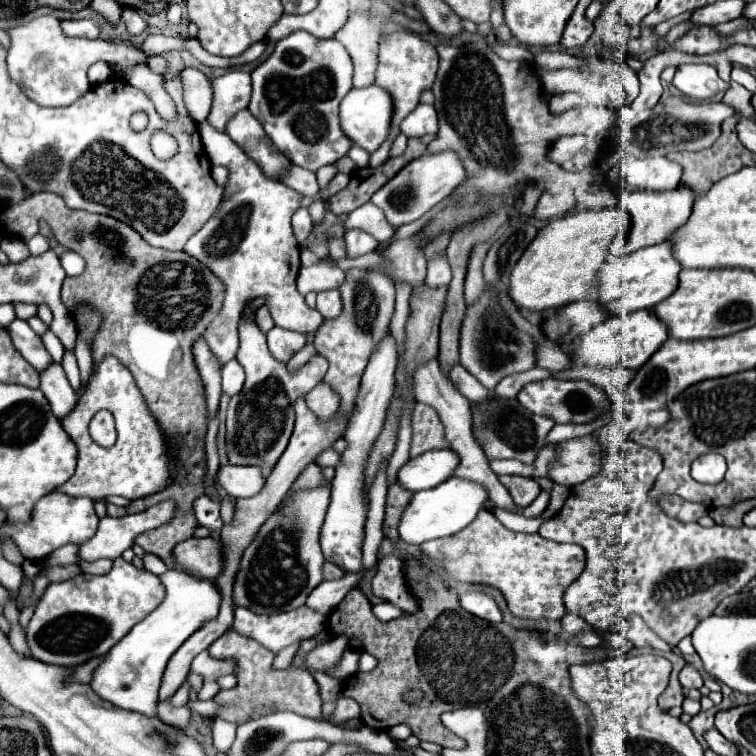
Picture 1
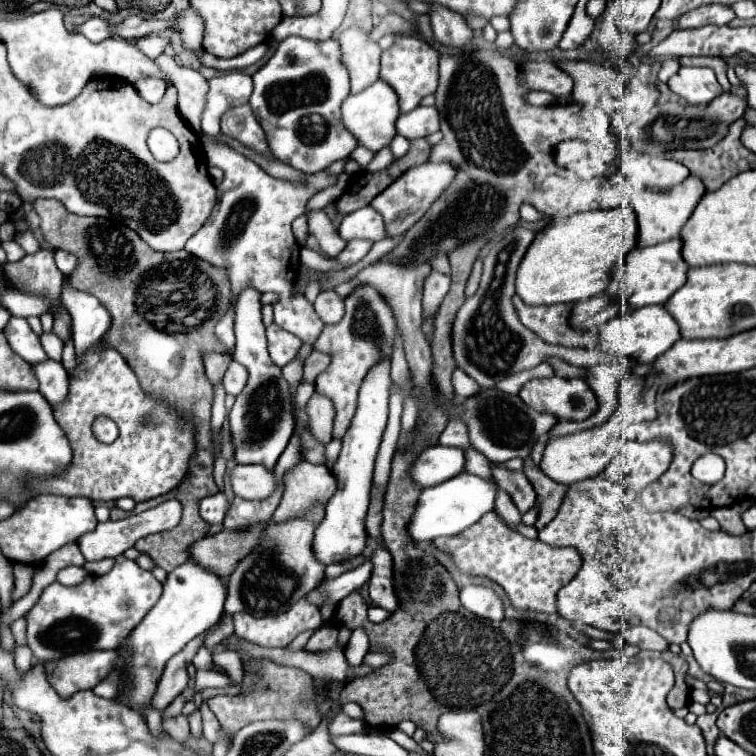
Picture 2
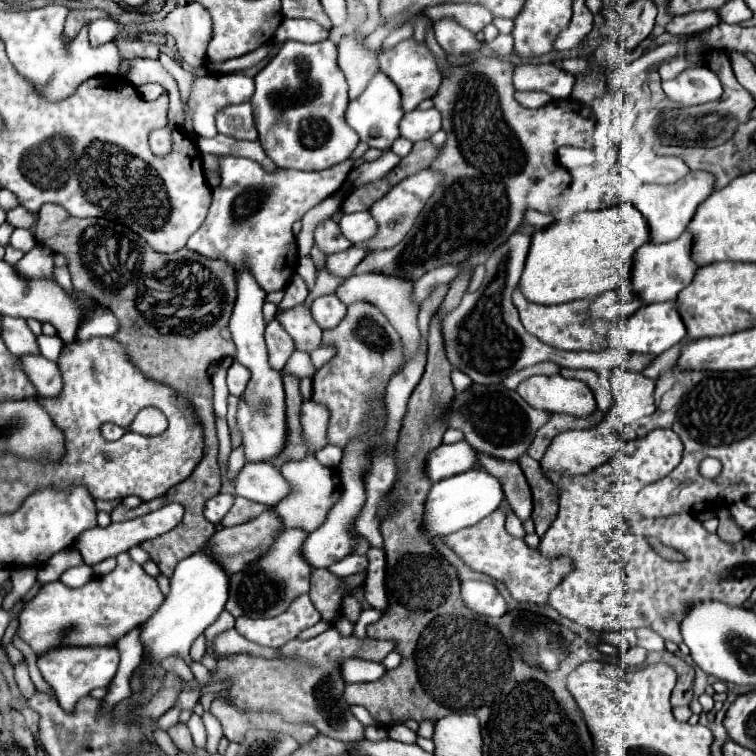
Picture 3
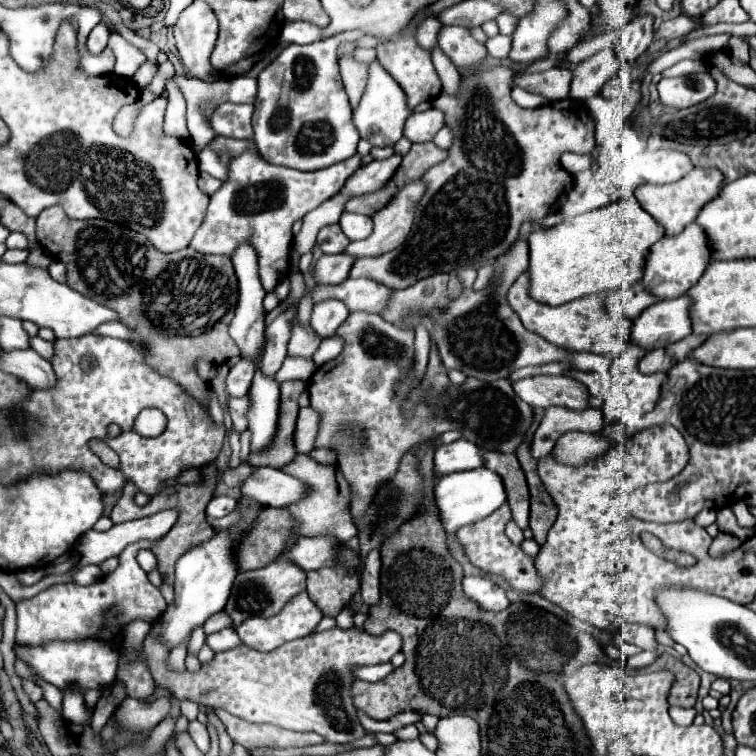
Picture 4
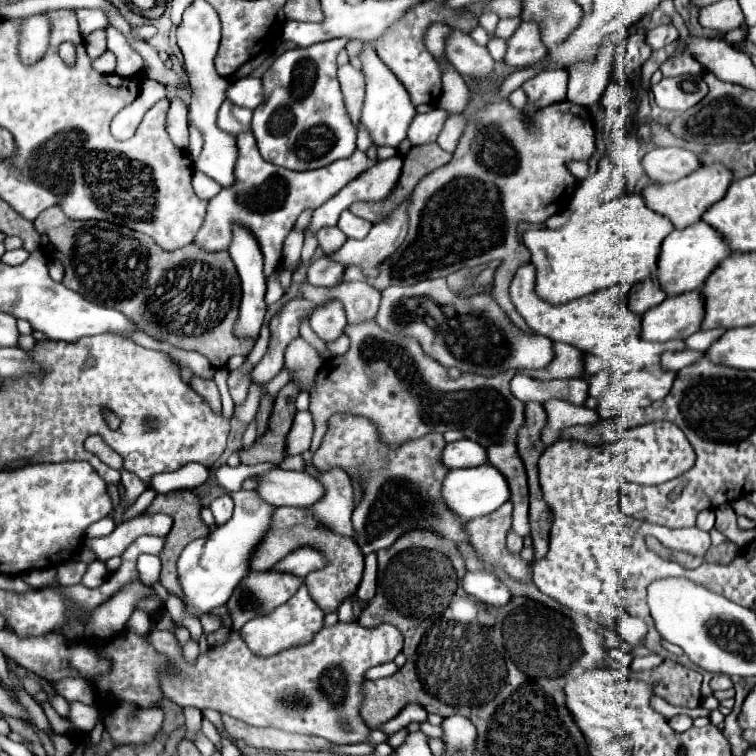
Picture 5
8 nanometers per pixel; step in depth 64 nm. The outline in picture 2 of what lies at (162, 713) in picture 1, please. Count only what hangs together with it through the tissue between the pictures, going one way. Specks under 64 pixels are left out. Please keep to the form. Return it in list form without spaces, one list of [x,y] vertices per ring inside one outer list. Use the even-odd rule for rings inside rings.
[[[176,716],[176,718],[172,718],[172,720],[164,720],[162,722],[162,726],[164,726],[164,732],[166,734],[170,734],[170,736],[174,736],[178,742],[186,742],[188,738],[190,738],[190,728],[188,728],[188,718],[186,716]]]

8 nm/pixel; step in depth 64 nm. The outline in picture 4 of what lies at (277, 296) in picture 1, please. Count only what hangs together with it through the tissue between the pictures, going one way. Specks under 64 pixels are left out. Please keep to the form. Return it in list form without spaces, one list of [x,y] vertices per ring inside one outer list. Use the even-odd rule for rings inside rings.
[[[254,148],[244,150],[230,164],[230,178],[222,188],[210,198],[208,214],[194,234],[190,246],[202,254],[226,254],[232,256],[240,240],[254,244],[260,264],[260,280],[266,290],[276,288],[280,278],[288,274],[290,266],[290,242],[292,242],[292,224],[302,218],[306,212],[320,206],[324,200],[340,192],[344,182],[362,166],[362,156],[354,154],[348,160],[342,160],[334,166],[300,172],[276,164],[268,164],[260,158]],[[296,320],[292,328],[292,338],[288,344],[288,356],[300,356],[300,358],[312,358],[312,354],[318,350],[320,338],[314,332],[308,332],[300,328],[300,322]]]

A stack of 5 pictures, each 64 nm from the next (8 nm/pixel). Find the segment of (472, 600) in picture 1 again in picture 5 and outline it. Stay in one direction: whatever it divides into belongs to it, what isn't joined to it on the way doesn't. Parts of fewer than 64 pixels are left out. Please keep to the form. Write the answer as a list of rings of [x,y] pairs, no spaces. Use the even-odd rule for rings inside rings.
[[[486,570],[466,572],[462,584],[470,596],[478,598],[480,602],[488,606],[502,606],[512,598],[506,584],[496,574],[486,572]]]

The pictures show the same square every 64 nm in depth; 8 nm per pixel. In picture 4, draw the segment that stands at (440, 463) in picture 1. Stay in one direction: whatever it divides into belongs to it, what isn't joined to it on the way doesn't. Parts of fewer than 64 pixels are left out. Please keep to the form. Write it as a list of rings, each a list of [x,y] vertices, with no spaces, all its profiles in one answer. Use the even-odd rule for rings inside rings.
[[[456,440],[452,444],[440,444],[434,452],[434,470],[444,476],[448,472],[474,470],[484,464],[482,450],[470,440]]]

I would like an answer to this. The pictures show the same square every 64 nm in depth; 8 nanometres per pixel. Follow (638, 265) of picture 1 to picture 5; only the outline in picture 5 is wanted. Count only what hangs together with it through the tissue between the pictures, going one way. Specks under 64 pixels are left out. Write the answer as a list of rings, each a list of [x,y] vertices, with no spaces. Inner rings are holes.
[[[704,220],[684,228],[684,230],[674,230],[672,234],[666,236],[662,248],[660,248],[660,258],[658,258],[658,270],[656,270],[656,280],[658,284],[668,292],[668,294],[682,294],[688,290],[702,288],[706,278],[720,266],[724,258],[728,258],[732,252],[722,238],[718,230],[714,230],[710,224]]]

